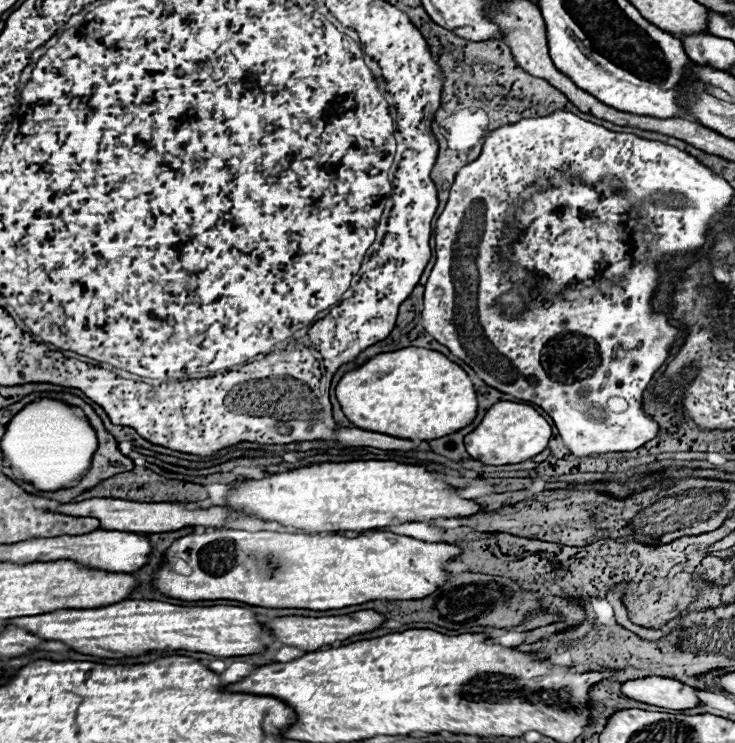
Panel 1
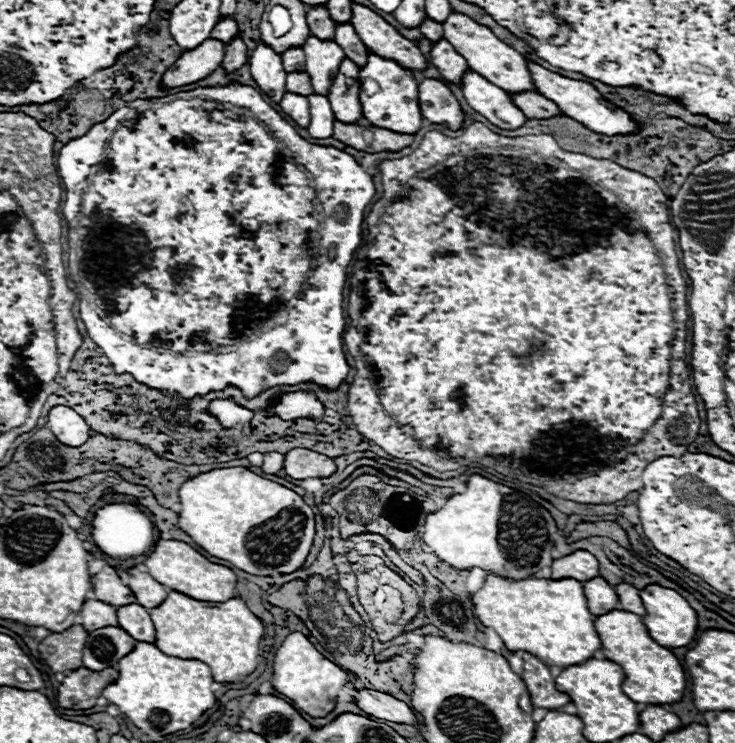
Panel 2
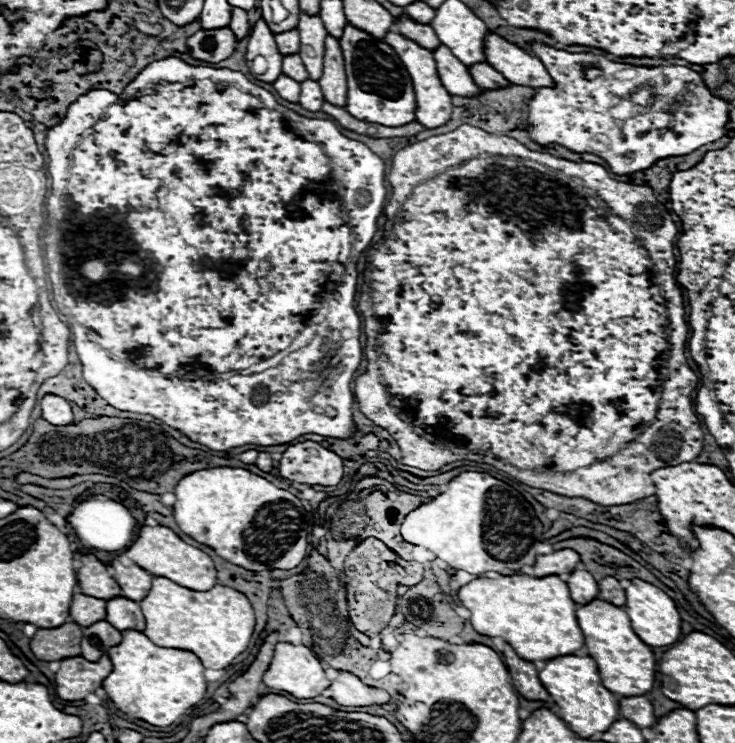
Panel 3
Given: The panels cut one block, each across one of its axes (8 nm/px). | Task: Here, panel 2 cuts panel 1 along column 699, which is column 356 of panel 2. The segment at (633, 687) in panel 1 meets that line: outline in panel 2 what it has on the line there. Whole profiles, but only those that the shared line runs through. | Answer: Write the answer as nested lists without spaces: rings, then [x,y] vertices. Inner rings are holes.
[[[362,688],[362,690],[358,690],[356,706],[374,718],[400,722],[400,724],[416,724],[416,716],[414,716],[412,708],[386,692]]]

